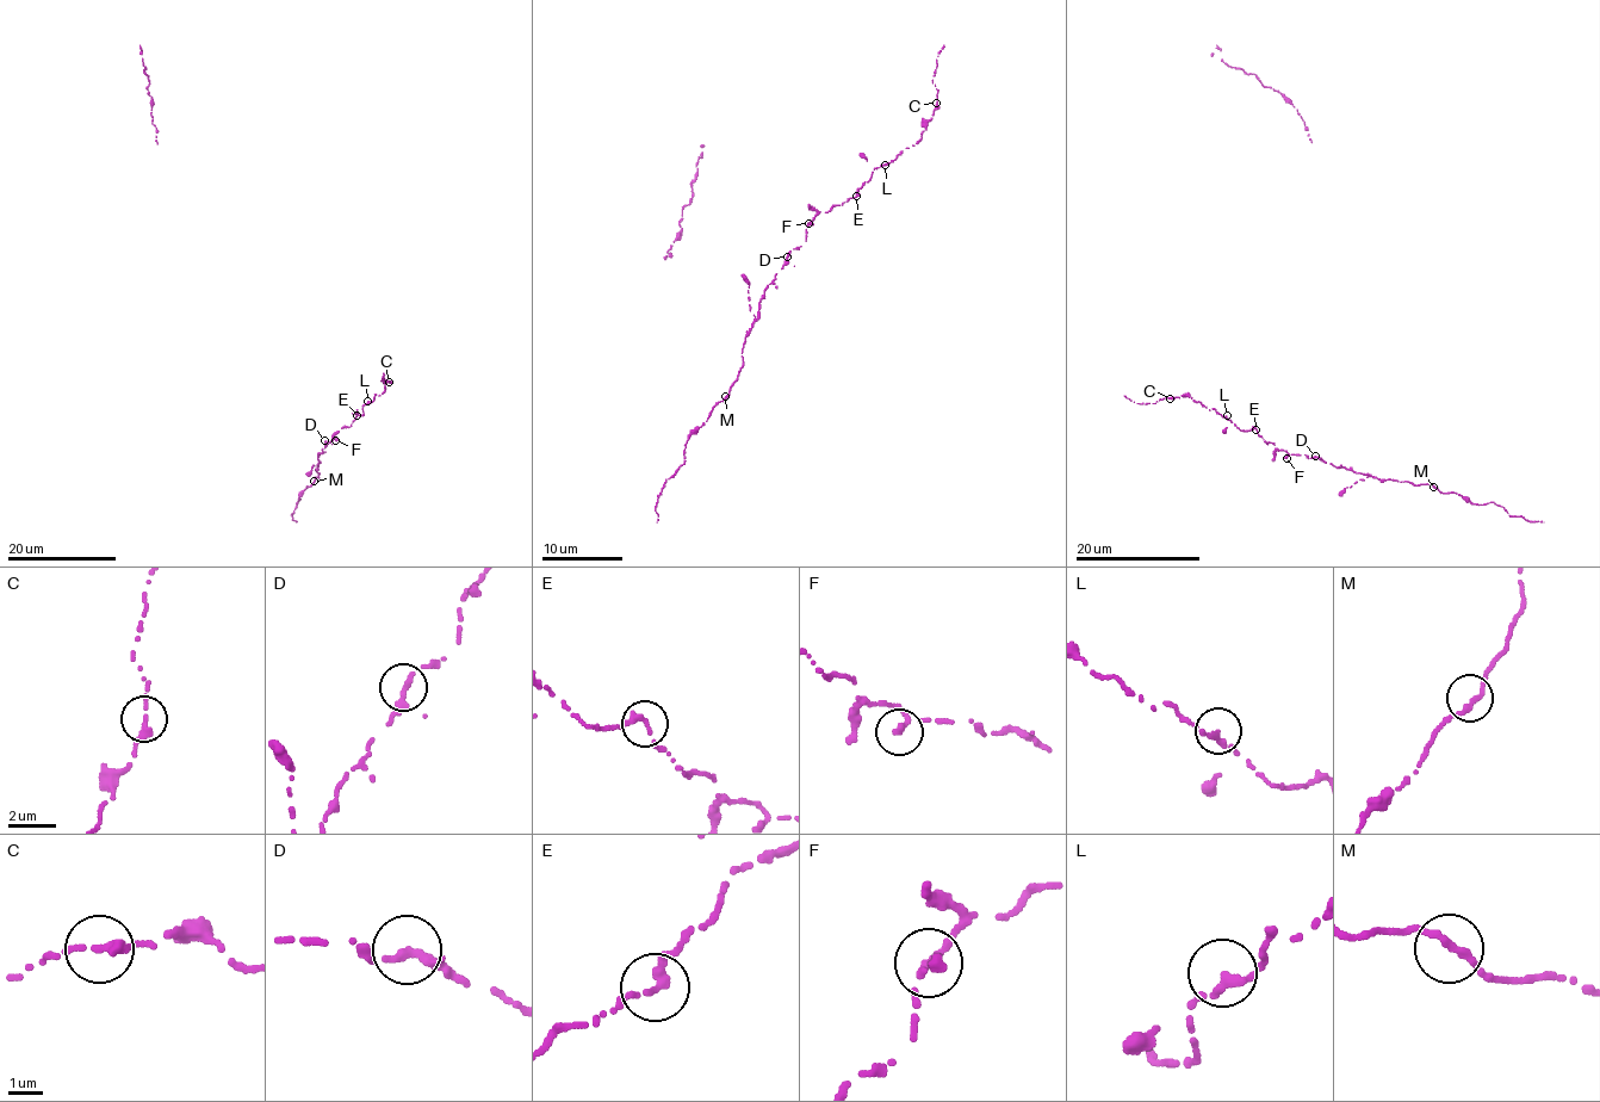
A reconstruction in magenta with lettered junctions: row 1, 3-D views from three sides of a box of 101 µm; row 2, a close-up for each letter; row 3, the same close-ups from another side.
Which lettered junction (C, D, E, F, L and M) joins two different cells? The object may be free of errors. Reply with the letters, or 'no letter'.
no letter

